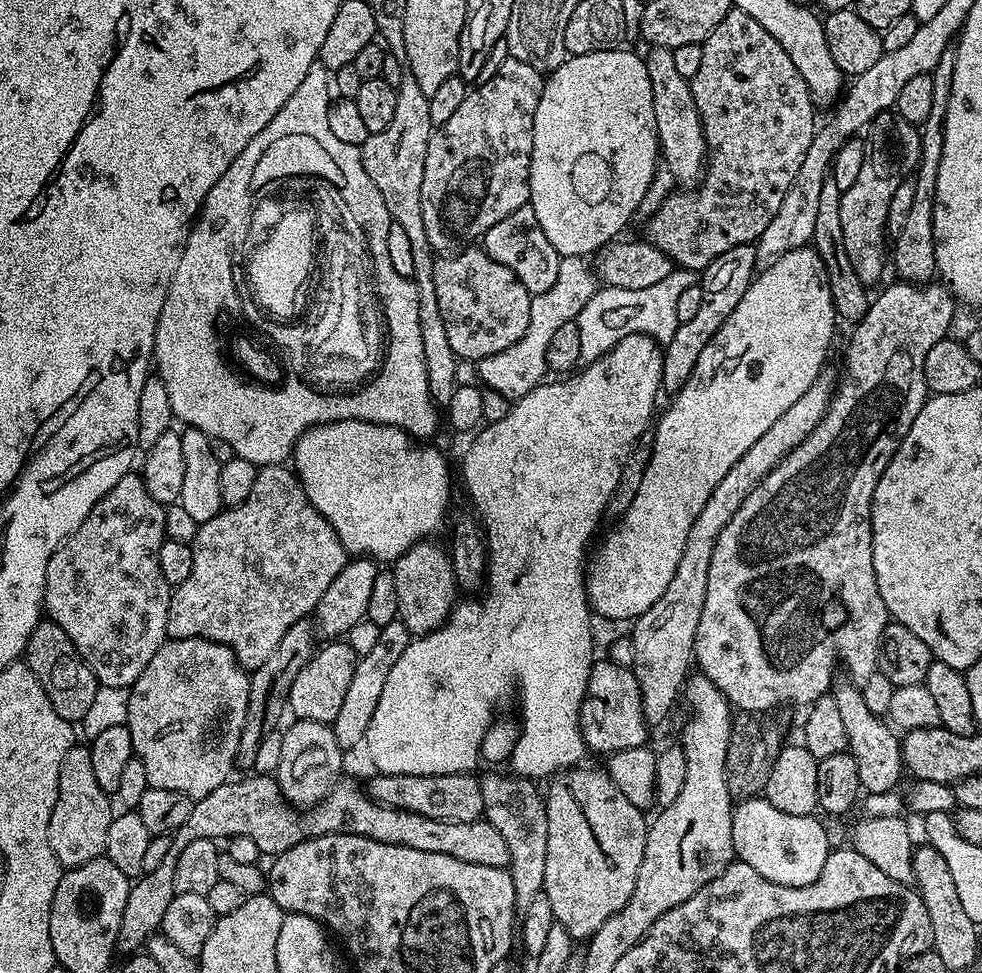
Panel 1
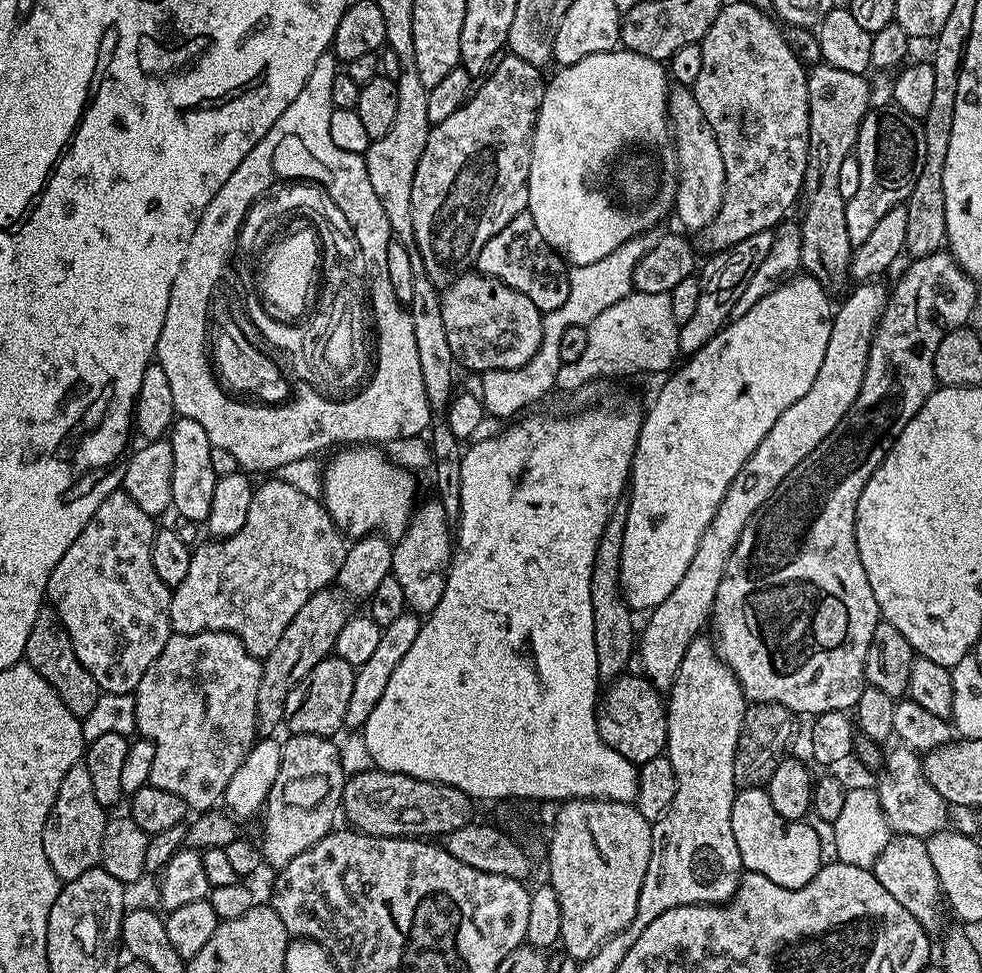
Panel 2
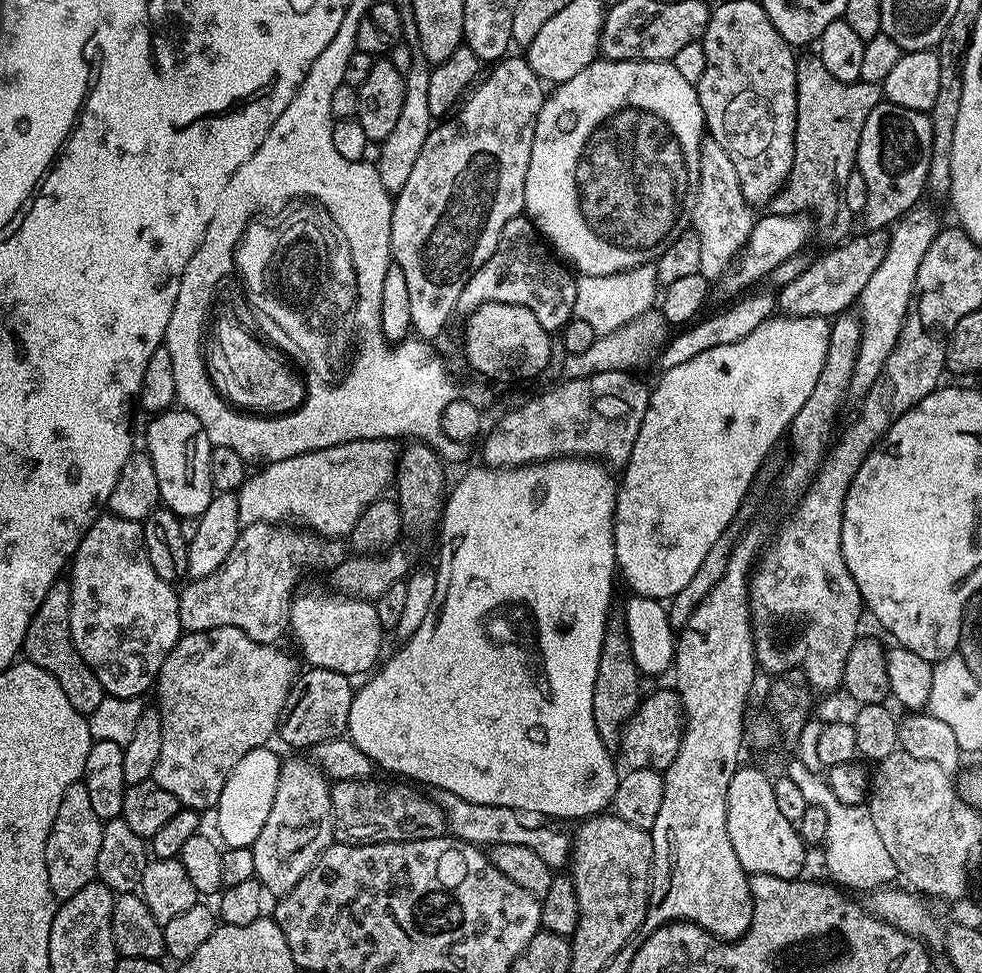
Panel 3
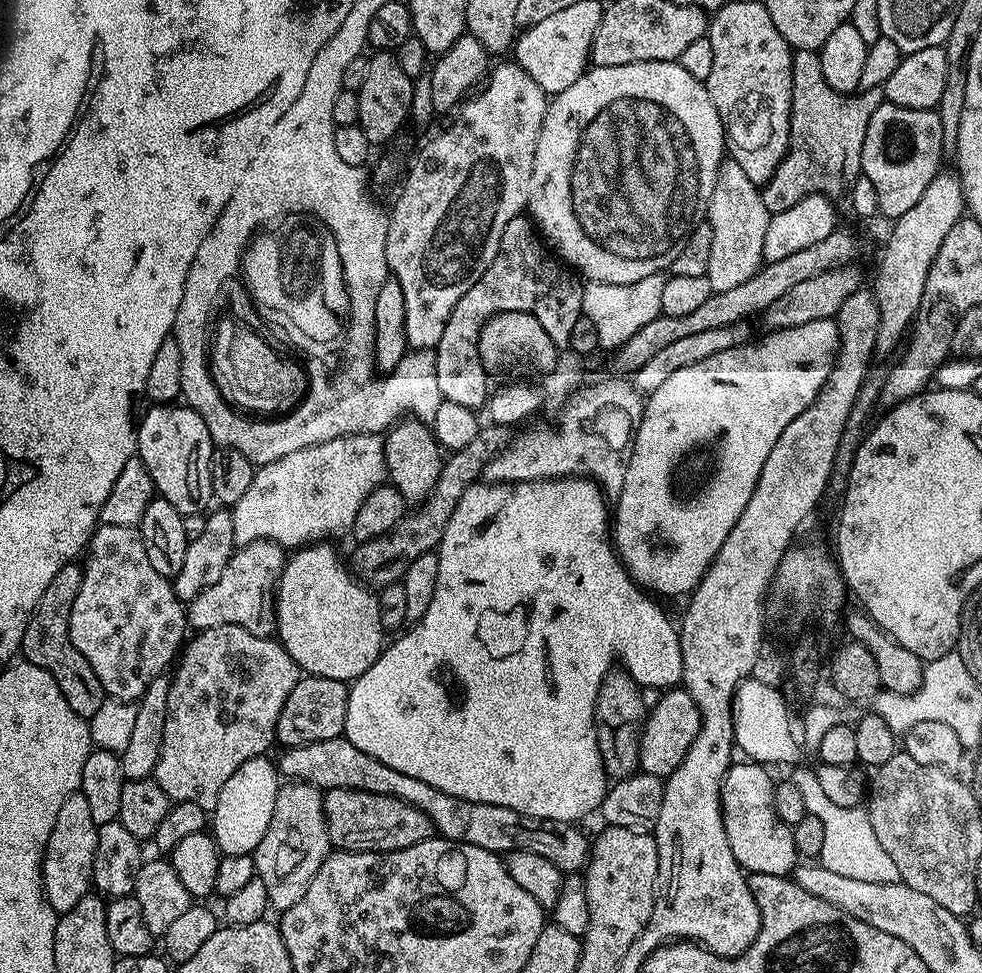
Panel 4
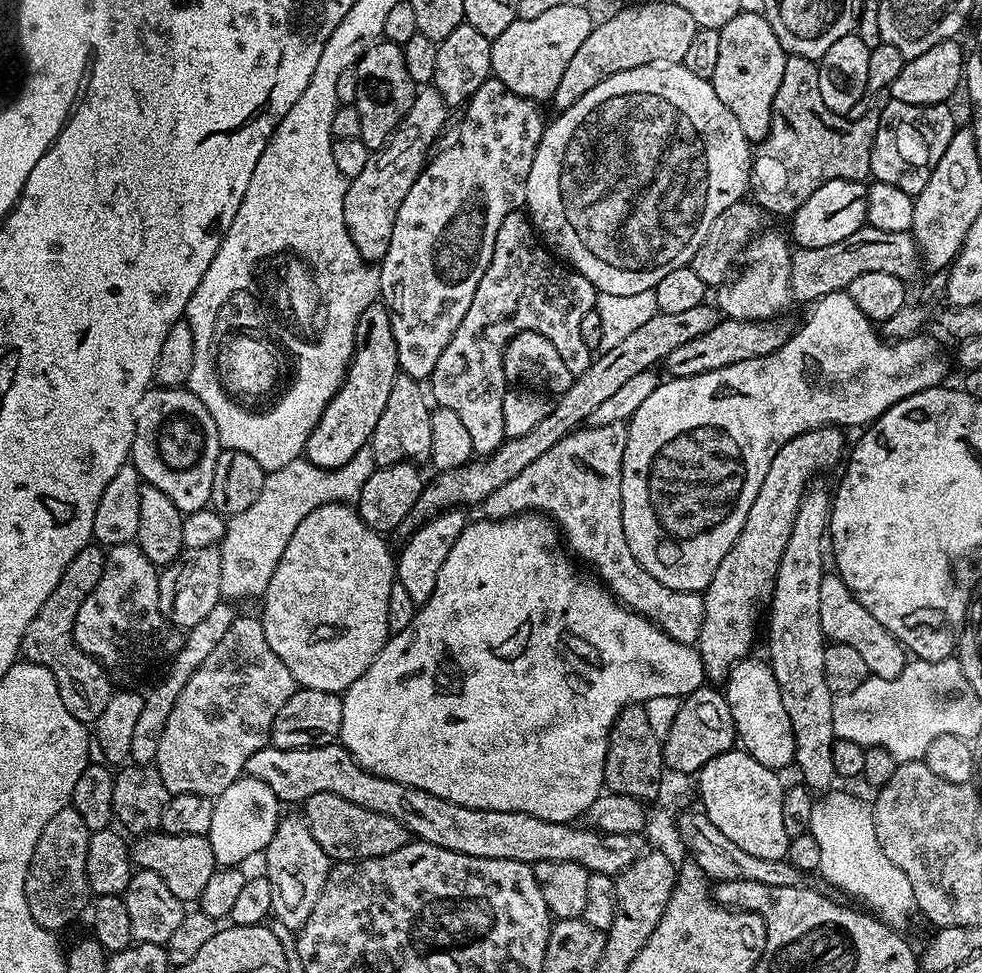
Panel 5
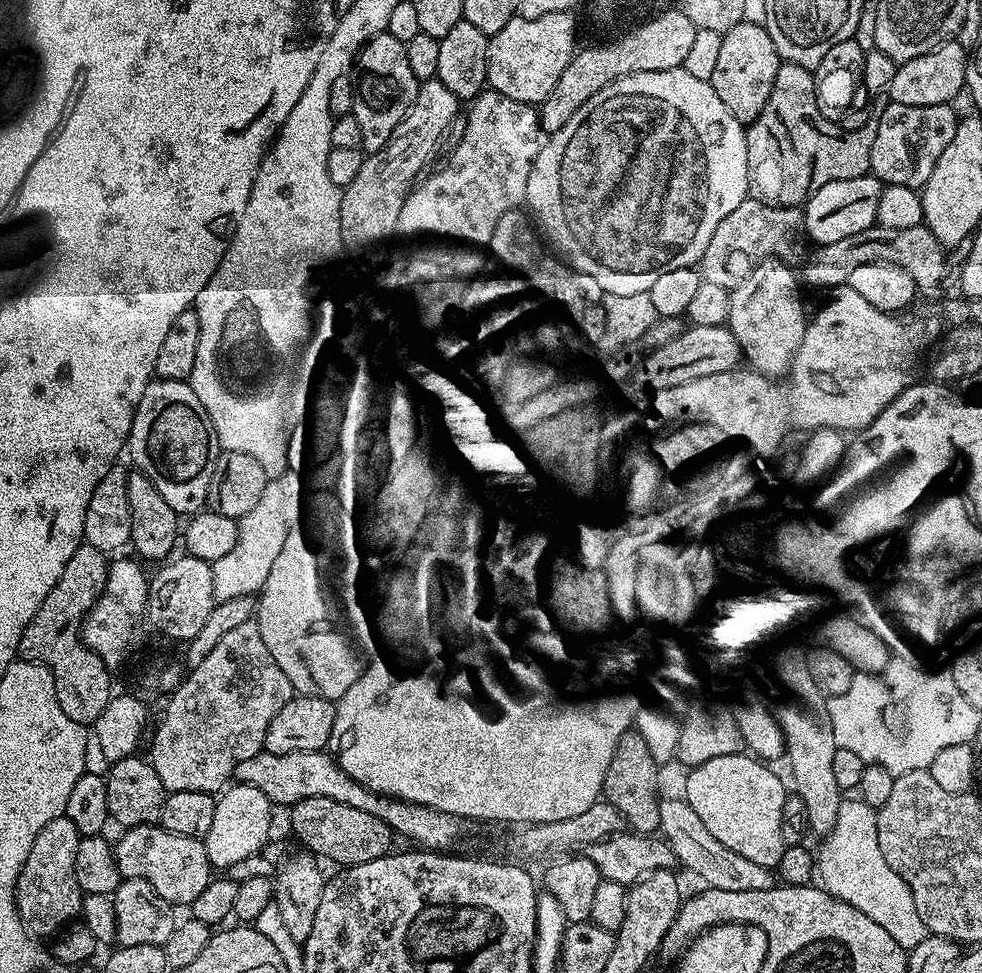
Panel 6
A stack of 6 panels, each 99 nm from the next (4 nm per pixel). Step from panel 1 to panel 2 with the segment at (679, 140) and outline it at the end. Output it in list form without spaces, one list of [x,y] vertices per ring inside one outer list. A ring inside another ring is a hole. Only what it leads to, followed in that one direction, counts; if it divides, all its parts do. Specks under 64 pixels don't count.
[[[669,87],[668,123],[672,126],[672,139],[676,141],[676,163],[678,165],[674,216],[680,219],[682,227],[689,228],[689,230],[684,230],[689,233],[693,232],[692,234],[699,234],[710,222],[714,222],[724,201],[726,166],[722,166],[722,150],[718,150],[718,138],[714,138],[714,130],[710,130],[710,122],[706,122],[706,114],[702,114],[702,106],[698,106],[698,98],[693,94],[691,87]]]

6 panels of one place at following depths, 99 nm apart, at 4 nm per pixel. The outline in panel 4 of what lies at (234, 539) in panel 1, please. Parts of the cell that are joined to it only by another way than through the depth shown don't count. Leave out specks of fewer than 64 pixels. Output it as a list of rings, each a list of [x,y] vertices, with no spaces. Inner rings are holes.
[[[247,546],[237,551],[229,560],[226,570],[222,570],[222,578],[218,578],[218,582],[214,582],[214,586],[210,586],[192,600],[186,608],[189,625],[196,630],[206,628],[217,628],[218,626],[226,626],[233,624],[234,626],[242,626],[246,630],[250,630],[256,636],[268,636],[274,628],[274,589],[278,583],[278,564],[276,568],[276,560],[272,556],[263,556],[259,552],[259,547]]]

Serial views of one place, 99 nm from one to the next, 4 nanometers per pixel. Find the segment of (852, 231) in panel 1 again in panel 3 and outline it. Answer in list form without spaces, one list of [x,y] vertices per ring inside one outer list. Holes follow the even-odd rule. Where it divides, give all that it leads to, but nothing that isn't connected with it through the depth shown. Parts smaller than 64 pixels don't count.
[[[881,102],[870,110],[862,138],[858,142],[855,167],[865,179],[866,202],[863,227],[884,230],[905,219],[926,192],[930,154],[932,153],[932,118],[927,112],[906,110],[906,106]]]

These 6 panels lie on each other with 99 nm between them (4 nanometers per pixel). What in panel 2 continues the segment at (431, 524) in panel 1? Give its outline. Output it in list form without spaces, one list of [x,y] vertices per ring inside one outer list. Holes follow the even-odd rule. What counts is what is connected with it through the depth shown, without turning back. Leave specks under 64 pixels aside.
[[[365,443],[341,447],[331,456],[332,461],[323,465],[322,503],[337,528],[352,538],[383,533],[393,542],[399,540],[418,504],[417,477],[392,463],[379,447]]]

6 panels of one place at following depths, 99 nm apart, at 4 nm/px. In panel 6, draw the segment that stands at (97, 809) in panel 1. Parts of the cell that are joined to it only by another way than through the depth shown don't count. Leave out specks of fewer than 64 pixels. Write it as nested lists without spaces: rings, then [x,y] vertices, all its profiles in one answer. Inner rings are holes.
[[[62,815],[42,826],[34,846],[30,846],[30,854],[16,879],[16,912],[33,937],[59,933],[60,924],[81,911],[82,893],[74,878],[74,854],[81,839],[79,830]]]

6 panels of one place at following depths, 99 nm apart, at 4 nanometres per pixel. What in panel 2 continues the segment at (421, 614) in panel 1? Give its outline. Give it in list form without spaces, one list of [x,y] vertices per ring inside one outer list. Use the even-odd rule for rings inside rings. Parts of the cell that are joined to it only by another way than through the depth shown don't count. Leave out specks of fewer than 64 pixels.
[[[432,498],[429,504],[423,504],[413,511],[407,530],[395,541],[390,575],[398,578],[402,594],[406,594],[406,602],[411,611],[431,614],[434,606],[442,602],[442,590],[446,590],[448,566],[452,562],[454,551],[454,528],[439,499]]]

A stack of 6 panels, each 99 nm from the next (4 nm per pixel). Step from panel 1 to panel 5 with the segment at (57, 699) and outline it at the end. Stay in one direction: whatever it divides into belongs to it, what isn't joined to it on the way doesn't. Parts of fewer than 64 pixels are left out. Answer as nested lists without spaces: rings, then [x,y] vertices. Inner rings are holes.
[[[89,542],[78,554],[74,554],[74,562],[62,570],[62,578],[58,586],[50,593],[50,598],[42,602],[42,610],[34,614],[34,622],[26,626],[26,634],[20,643],[23,659],[29,664],[46,666],[50,674],[54,674],[54,682],[58,682],[58,694],[62,694],[62,702],[66,702],[66,710],[74,714],[83,724],[92,726],[102,714],[106,704],[114,693],[109,673],[94,658],[90,658],[74,642],[74,618],[78,614],[78,606],[86,602],[90,590],[102,576],[104,569],[105,549],[95,542]]]

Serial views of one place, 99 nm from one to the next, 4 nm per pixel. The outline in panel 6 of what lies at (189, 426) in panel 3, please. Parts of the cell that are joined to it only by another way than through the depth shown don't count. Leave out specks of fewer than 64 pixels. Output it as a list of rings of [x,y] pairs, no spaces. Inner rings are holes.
[[[156,378],[146,386],[146,394],[142,394],[142,402],[138,402],[126,448],[129,453],[132,451],[132,460],[136,463],[133,465],[148,476],[154,486],[158,486],[158,494],[166,498],[176,513],[195,514],[207,505],[210,478],[214,478],[214,466],[222,451],[220,444],[222,438],[214,430],[214,422],[210,422],[206,406],[198,402],[198,394],[194,394],[191,383]]]

